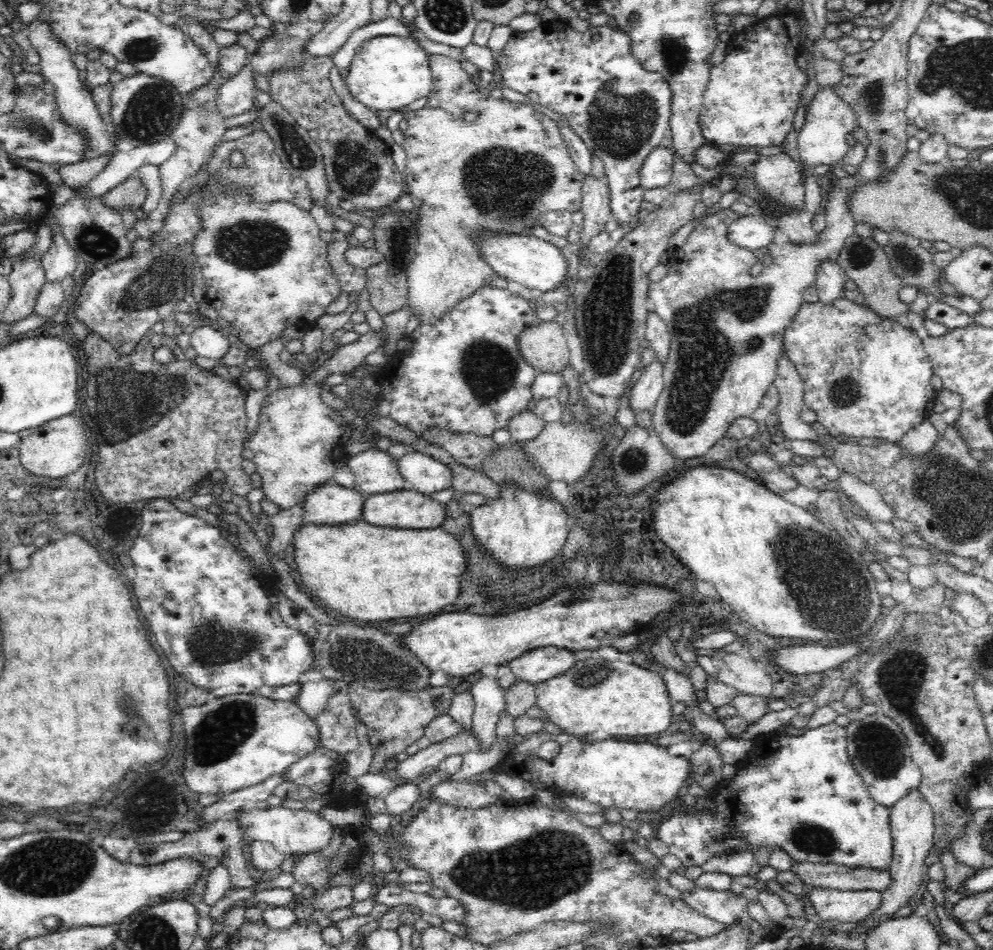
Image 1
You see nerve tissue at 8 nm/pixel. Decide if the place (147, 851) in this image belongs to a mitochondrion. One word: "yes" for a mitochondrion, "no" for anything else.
no

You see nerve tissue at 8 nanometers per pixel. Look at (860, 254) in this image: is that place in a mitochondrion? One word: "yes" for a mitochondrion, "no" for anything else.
yes

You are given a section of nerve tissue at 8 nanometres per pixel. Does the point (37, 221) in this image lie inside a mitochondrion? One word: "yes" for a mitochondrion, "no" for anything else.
no

